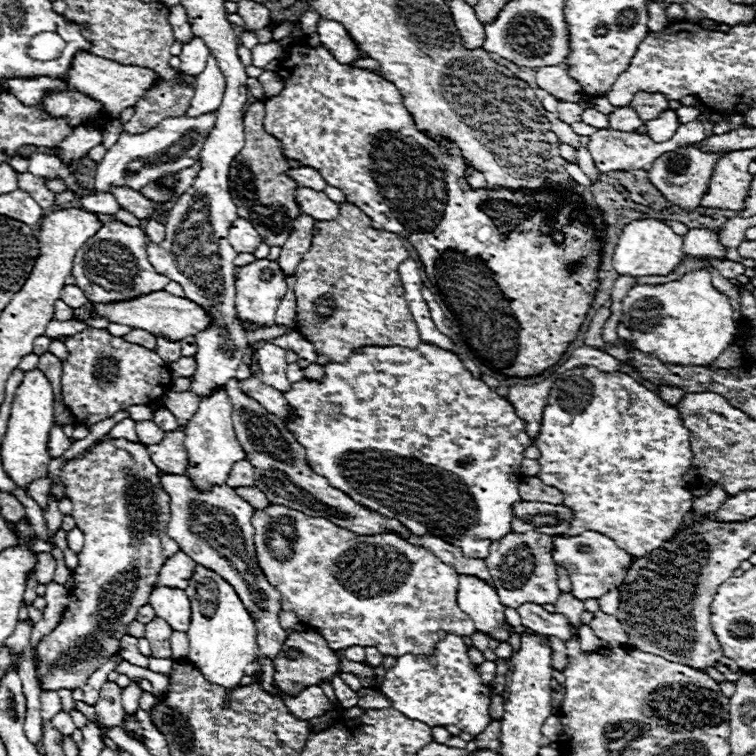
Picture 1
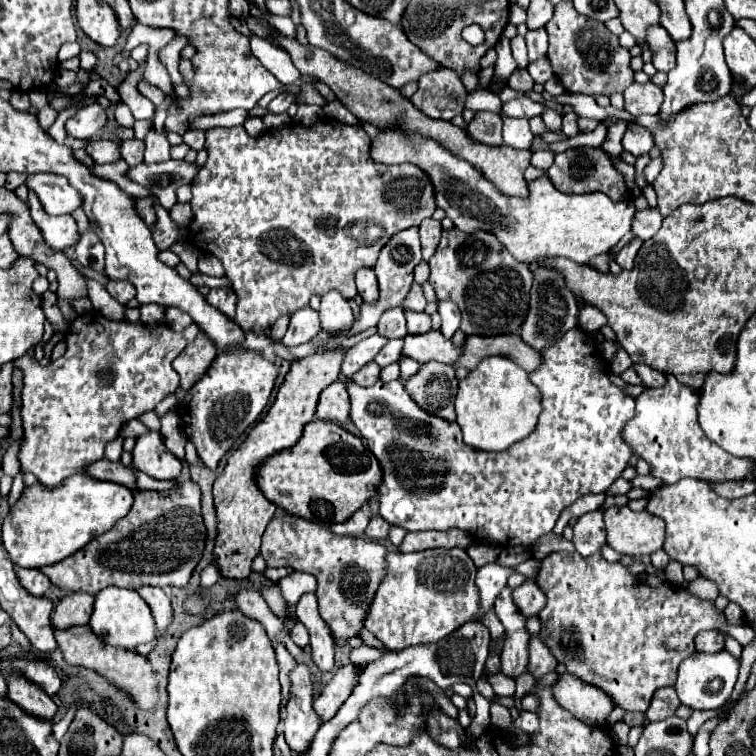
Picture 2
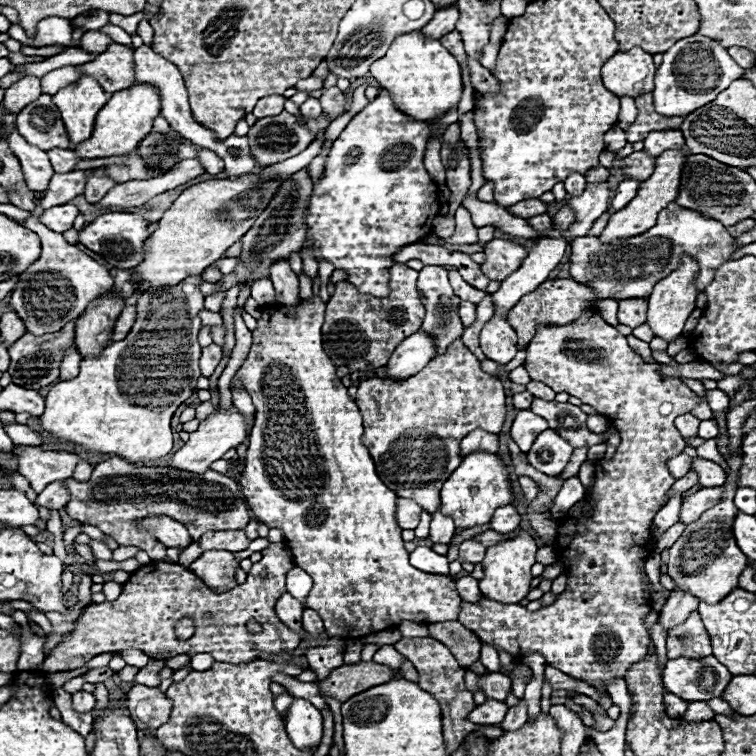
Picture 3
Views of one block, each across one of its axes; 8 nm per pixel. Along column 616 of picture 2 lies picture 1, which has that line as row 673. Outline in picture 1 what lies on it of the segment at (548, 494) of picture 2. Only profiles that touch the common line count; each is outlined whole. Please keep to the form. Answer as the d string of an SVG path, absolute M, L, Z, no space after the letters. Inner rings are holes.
M446 636L436 644L432 658L404 654L396 658L396 666L390 668L384 676L384 682L378 690L392 700L392 708L408 716L410 720L420 720L432 726L454 724L462 732L472 736L482 734L492 722L488 714L491 703L490 690L480 682L478 670L470 664L466 646L460 636Z

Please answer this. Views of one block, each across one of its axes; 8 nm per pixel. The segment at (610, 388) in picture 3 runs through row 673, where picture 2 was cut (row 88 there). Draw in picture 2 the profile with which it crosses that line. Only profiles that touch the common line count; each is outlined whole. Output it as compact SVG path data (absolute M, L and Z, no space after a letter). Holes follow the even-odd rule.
M560 2L548 22L548 60L554 74L568 94L588 94L588 96L612 96L624 92L626 86L634 82L634 70L630 68L630 52L618 44L614 36L602 22L586 16L578 16L572 2Z

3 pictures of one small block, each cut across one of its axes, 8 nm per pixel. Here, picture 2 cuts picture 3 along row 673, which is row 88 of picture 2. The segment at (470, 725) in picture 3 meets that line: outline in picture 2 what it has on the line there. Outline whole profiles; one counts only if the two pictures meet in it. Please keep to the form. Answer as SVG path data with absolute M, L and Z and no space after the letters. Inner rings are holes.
M436 68L428 74L422 74L422 78L418 80L418 90L410 100L426 116L450 120L462 114L466 96L468 92L460 80L460 98L458 98L458 76L454 70Z

